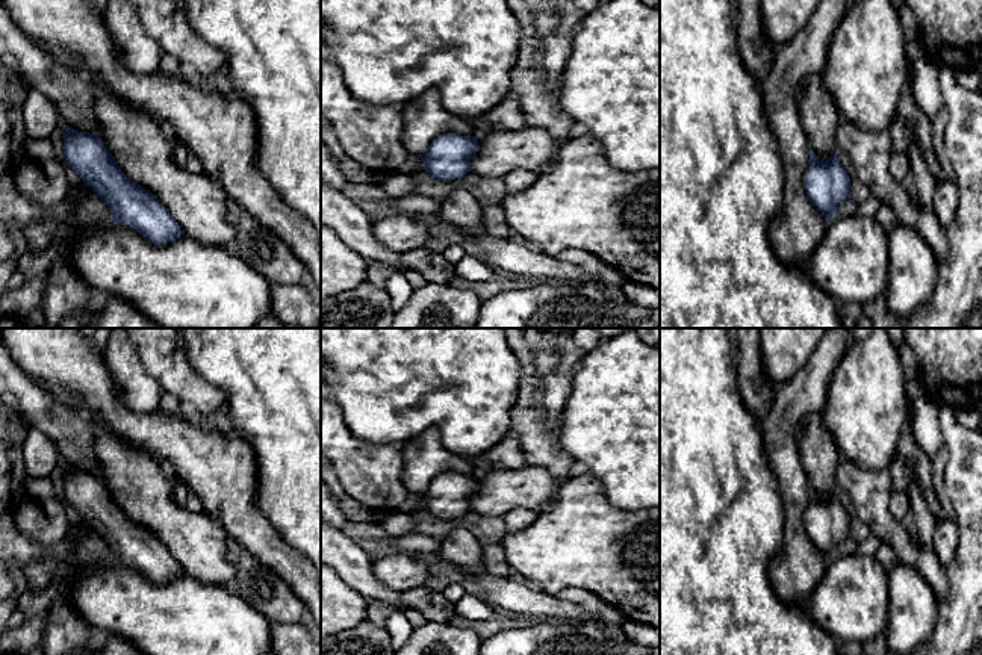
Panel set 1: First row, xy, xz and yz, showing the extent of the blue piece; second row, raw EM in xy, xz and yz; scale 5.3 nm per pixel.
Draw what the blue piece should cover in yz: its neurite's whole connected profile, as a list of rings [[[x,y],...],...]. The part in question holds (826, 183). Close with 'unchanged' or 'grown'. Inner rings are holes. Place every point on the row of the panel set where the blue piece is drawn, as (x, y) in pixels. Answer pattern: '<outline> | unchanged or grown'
[[[810,150],[803,188],[811,204],[828,222],[835,218],[837,209],[850,198],[850,178],[835,153],[828,160],[822,160]]] | unchanged

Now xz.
[[[443,133],[433,139],[421,157],[424,169],[434,178],[451,182],[471,171],[471,159],[478,151],[478,136]]] | unchanged

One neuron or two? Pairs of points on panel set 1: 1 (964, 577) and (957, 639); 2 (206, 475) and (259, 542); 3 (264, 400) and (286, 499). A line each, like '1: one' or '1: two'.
1: one
2: one
3: one

